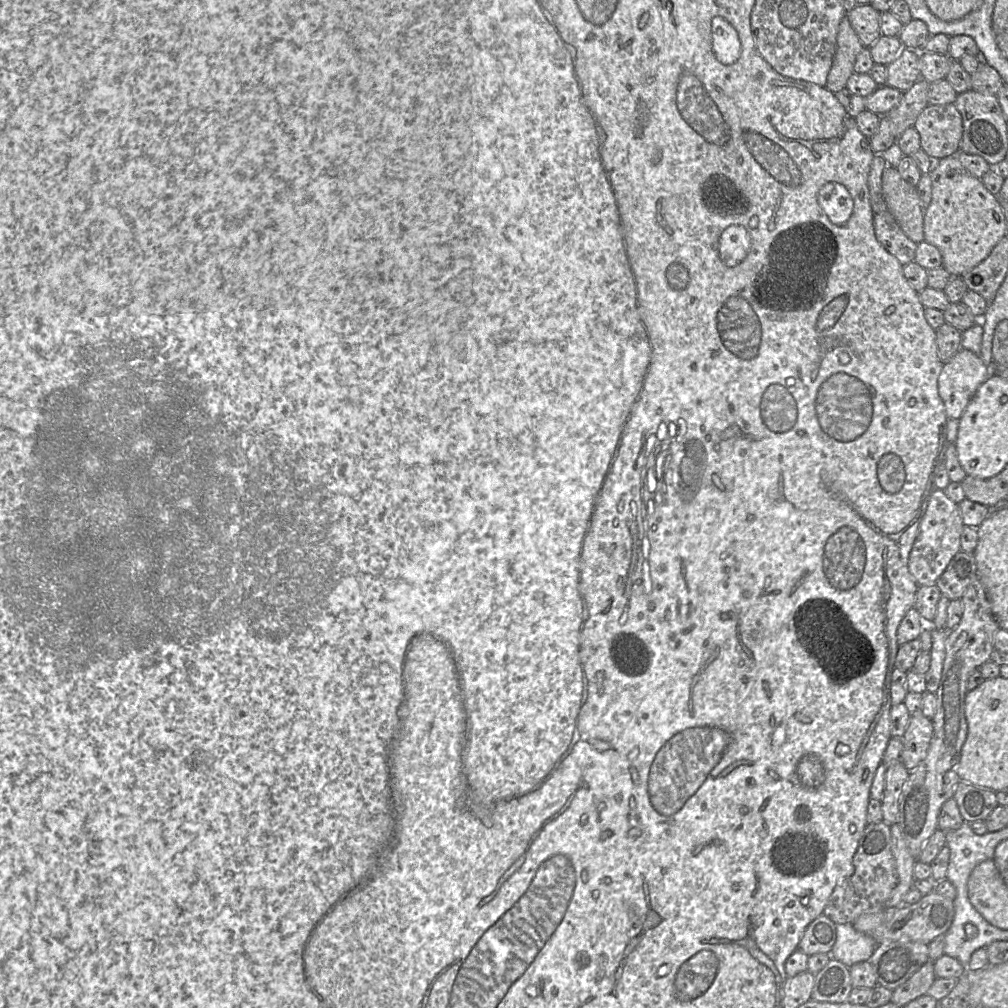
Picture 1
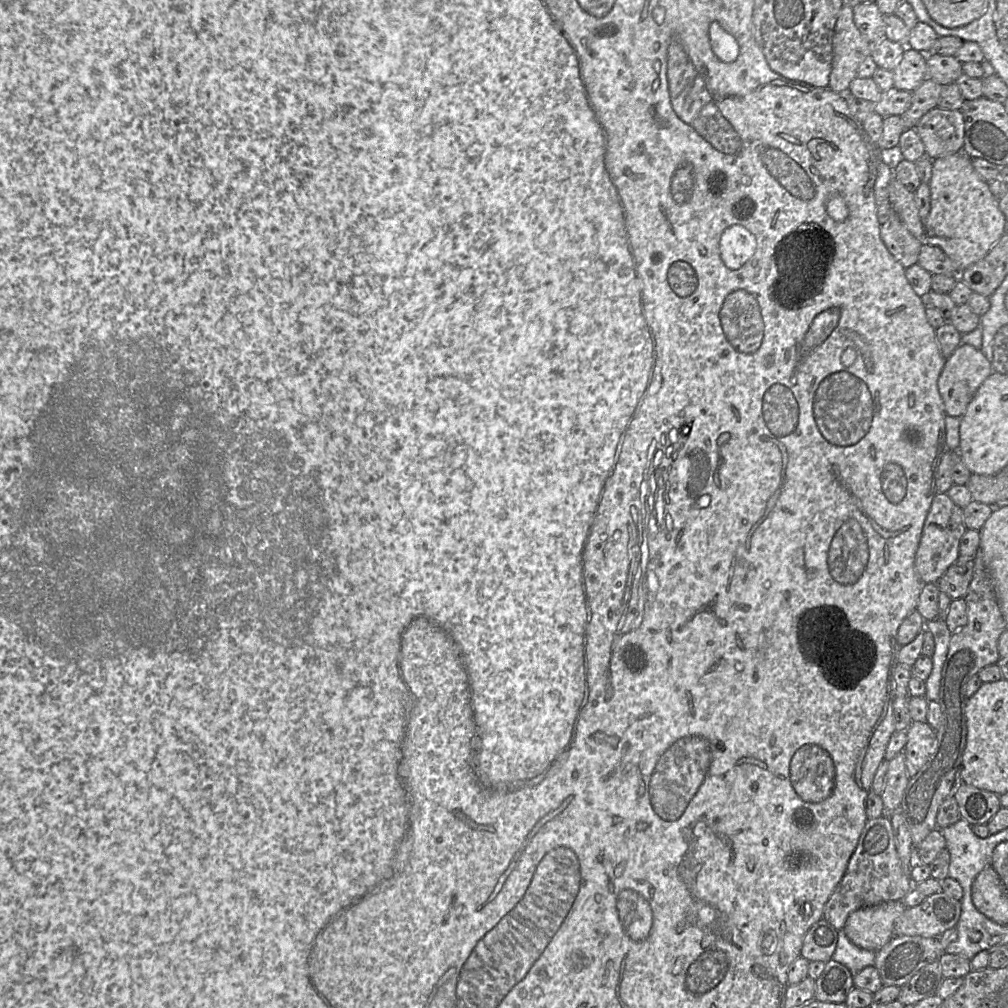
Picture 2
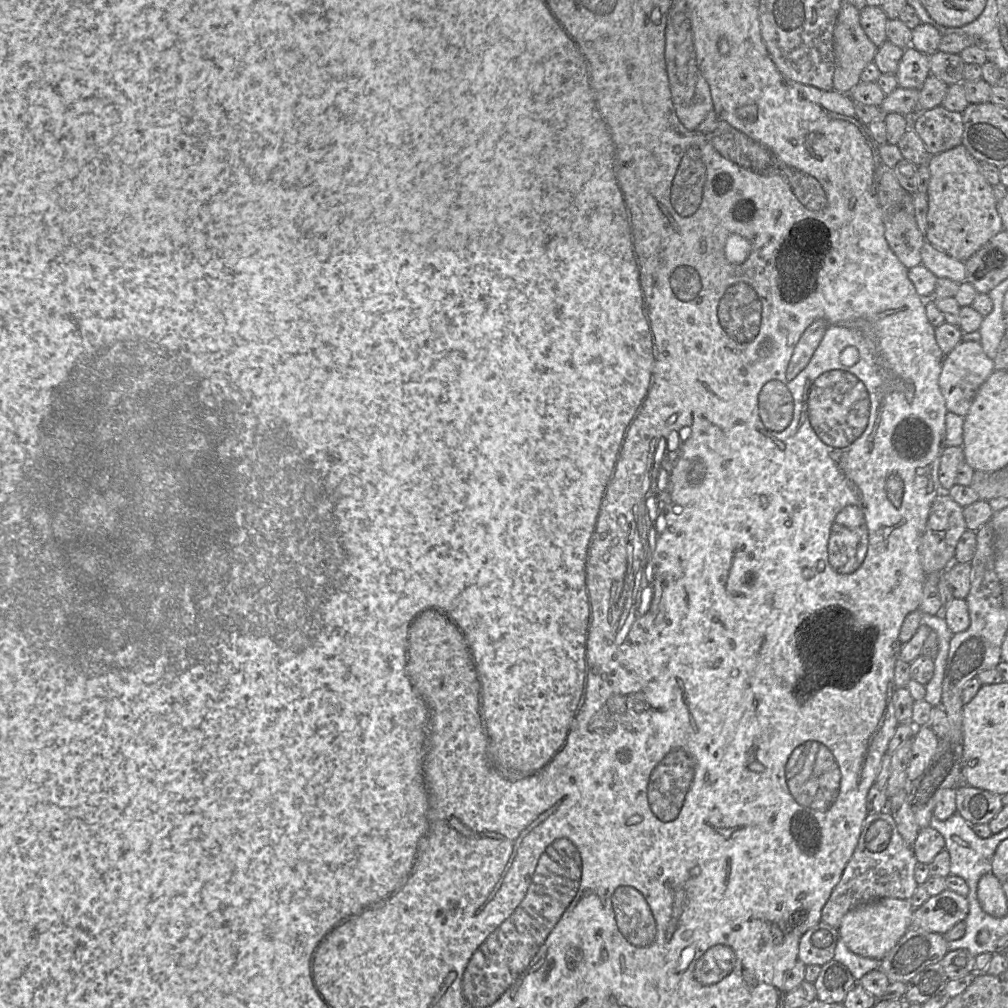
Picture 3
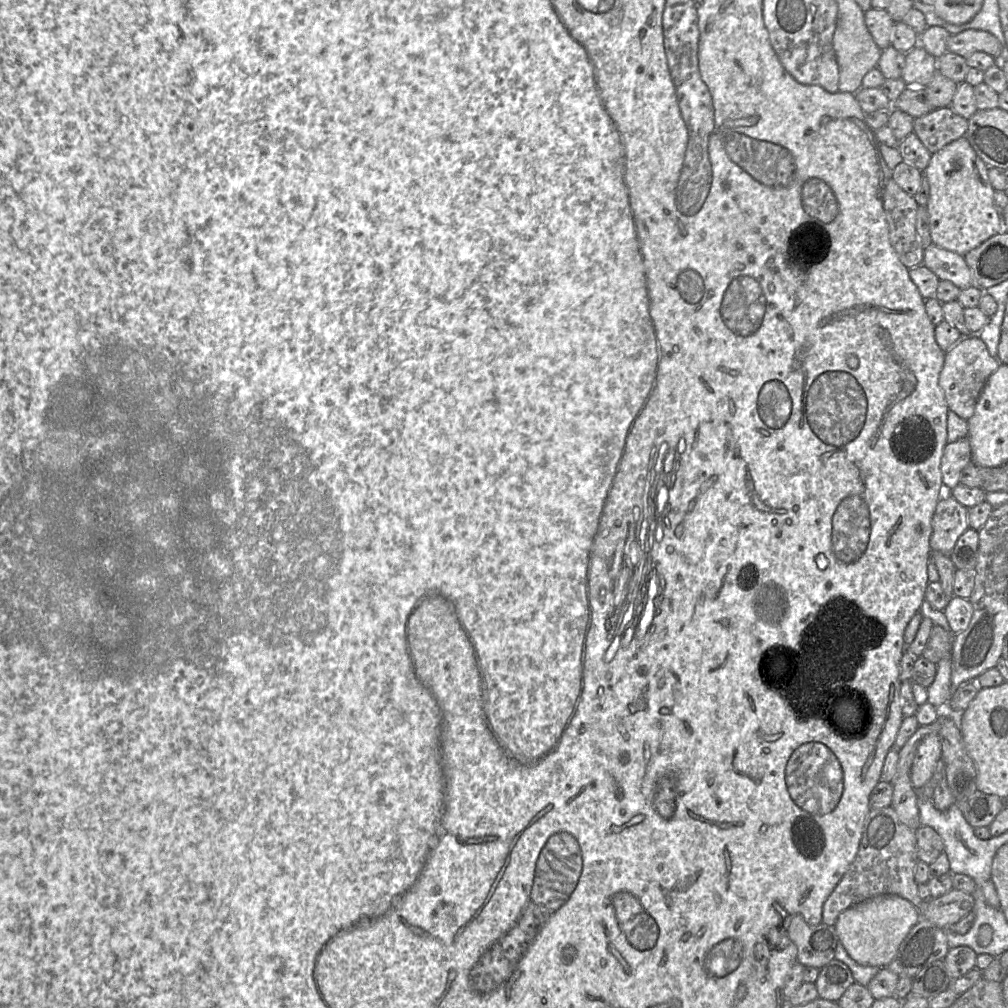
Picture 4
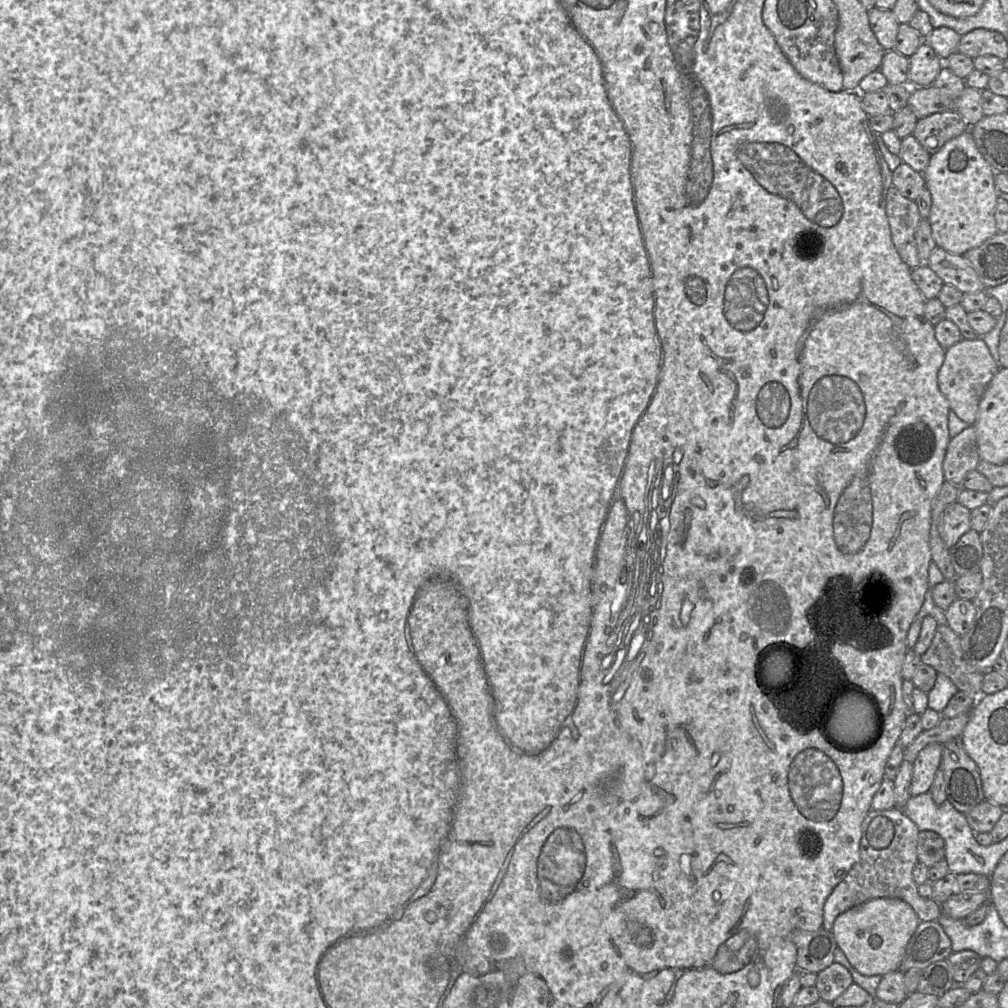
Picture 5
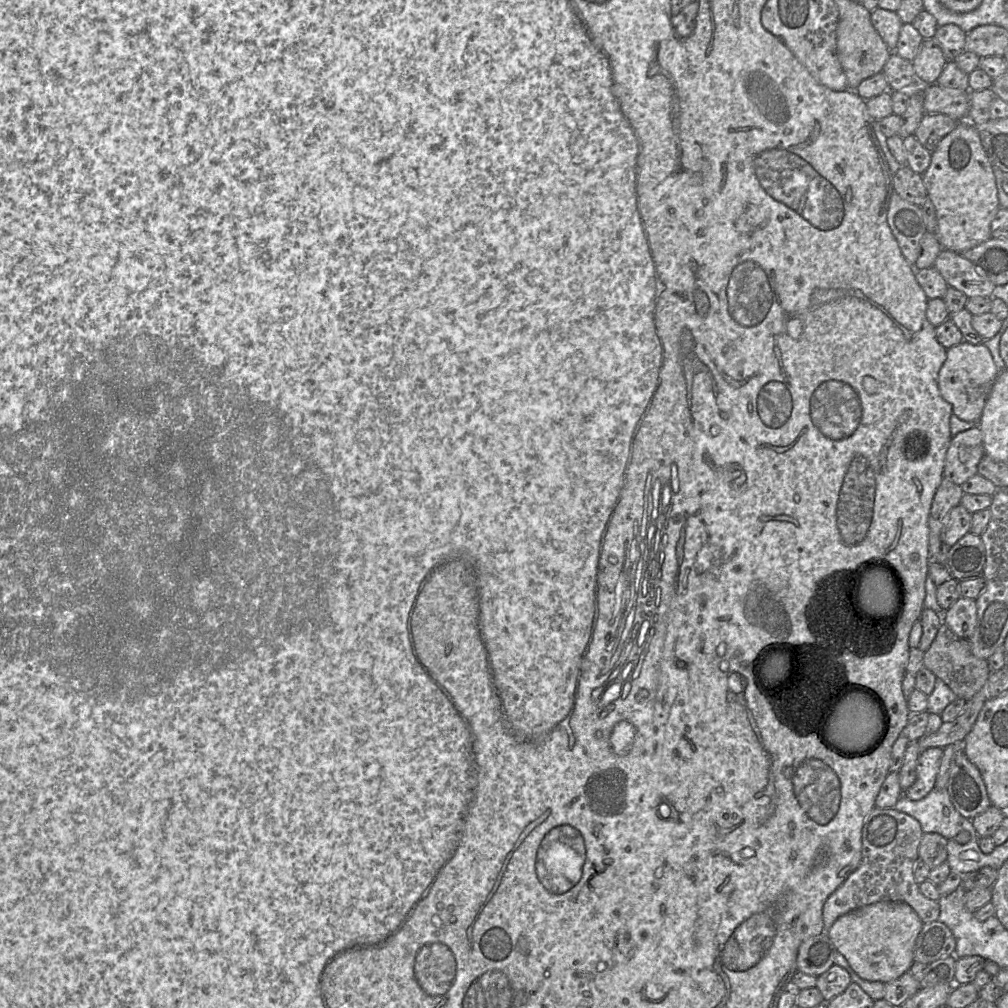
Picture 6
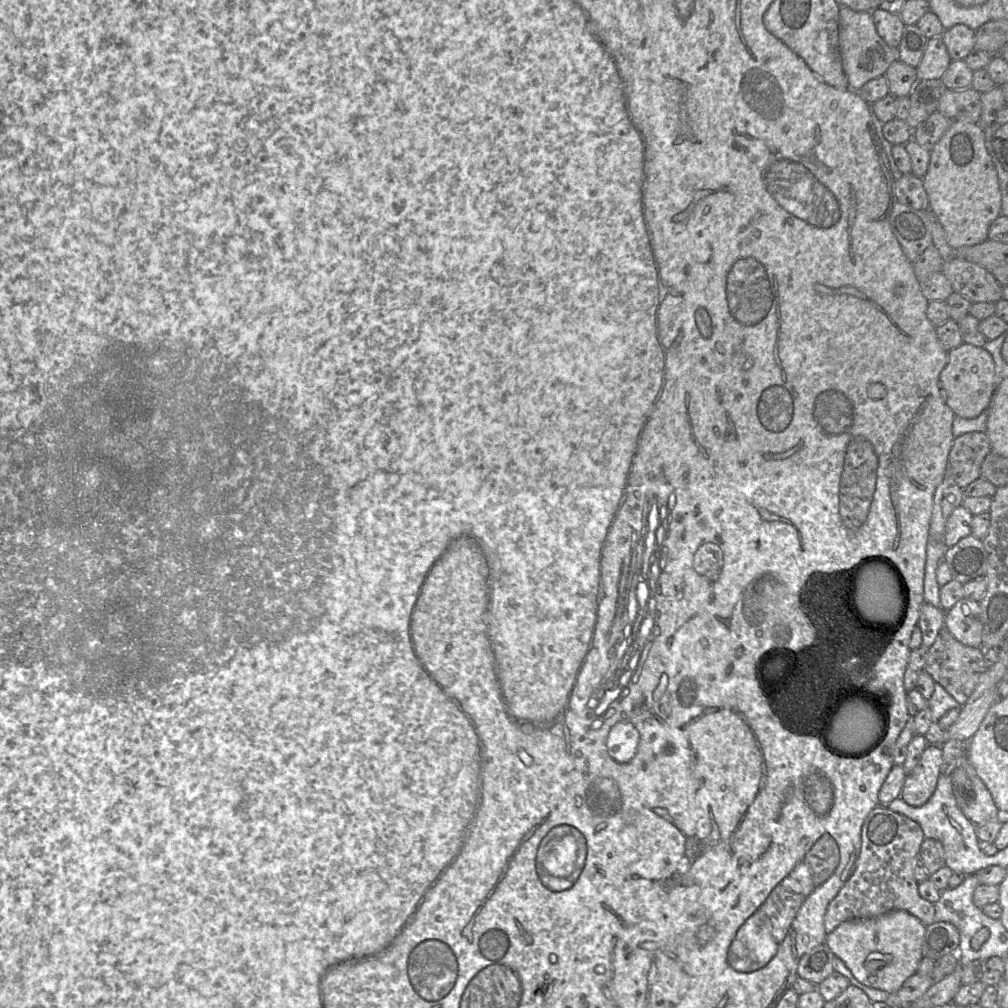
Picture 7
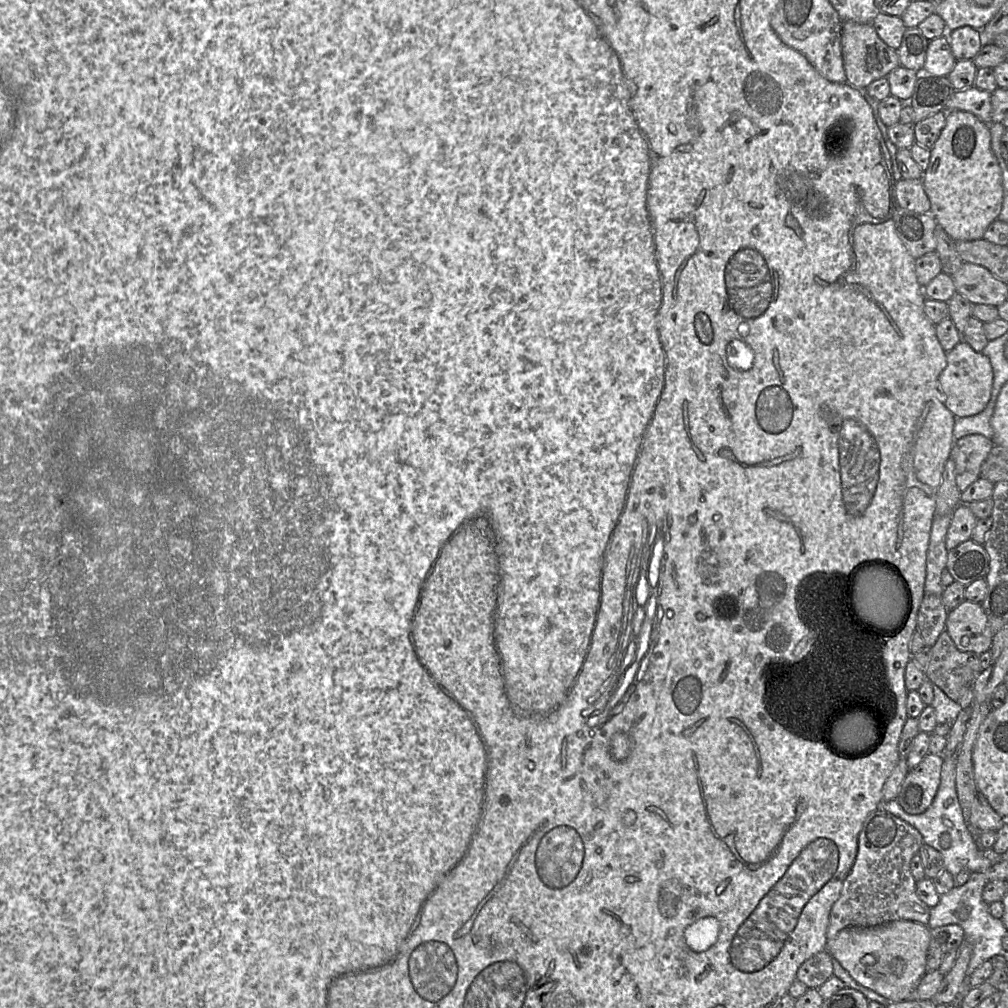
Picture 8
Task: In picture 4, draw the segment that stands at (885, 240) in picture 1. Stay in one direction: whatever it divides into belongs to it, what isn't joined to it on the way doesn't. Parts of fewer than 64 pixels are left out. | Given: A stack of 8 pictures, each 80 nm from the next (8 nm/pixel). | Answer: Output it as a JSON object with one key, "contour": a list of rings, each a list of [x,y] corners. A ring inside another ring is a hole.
{"contour":[[[890,178],[883,192],[883,208],[890,242],[900,261],[912,269],[923,264],[924,249],[916,232],[918,204]]]}

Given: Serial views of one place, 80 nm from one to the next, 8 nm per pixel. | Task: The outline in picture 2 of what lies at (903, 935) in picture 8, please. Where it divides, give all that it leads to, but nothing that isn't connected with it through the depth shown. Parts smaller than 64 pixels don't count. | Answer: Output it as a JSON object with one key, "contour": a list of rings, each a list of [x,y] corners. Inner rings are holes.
{"contour":[[[898,900],[862,907],[849,914],[843,931],[856,946],[878,951],[895,936],[895,921],[905,909]]]}

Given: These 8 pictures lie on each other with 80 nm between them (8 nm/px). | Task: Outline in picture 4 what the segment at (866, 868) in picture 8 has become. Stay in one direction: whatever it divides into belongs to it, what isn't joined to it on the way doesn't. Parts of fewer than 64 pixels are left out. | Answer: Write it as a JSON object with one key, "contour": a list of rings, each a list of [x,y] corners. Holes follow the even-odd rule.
{"contour":[[[889,806],[870,809],[864,826],[859,849],[854,861],[827,897],[822,908],[822,923],[834,926],[845,909],[881,894],[894,894],[910,901],[918,911],[924,903],[918,895],[914,869],[918,862],[916,833],[902,823]]]}

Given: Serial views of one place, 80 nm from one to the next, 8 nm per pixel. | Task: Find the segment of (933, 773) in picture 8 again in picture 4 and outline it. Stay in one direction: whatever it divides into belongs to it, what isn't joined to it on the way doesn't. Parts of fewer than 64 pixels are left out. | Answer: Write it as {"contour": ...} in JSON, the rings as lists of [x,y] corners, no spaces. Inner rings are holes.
{"contour":[[[928,734],[918,744],[909,771],[910,780],[915,790],[921,788],[933,775],[941,758],[941,742],[938,734]]]}

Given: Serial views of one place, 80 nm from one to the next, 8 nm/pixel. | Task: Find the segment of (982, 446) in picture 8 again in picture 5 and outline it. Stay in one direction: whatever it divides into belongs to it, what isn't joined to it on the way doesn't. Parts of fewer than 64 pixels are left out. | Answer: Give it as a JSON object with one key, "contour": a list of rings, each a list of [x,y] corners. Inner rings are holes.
{"contour":[[[968,426],[949,440],[943,461],[945,481],[961,487],[966,474],[975,470],[979,461],[977,432],[974,426]]]}

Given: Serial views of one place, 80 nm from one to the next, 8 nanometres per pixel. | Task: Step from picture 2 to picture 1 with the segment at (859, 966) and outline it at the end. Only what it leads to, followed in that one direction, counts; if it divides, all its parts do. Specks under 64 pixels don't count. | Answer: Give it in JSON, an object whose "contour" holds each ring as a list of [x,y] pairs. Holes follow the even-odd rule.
{"contour":[[[836,924],[836,942],[829,953],[850,968],[852,965],[868,961],[877,947],[871,935],[857,931],[852,924]]]}

